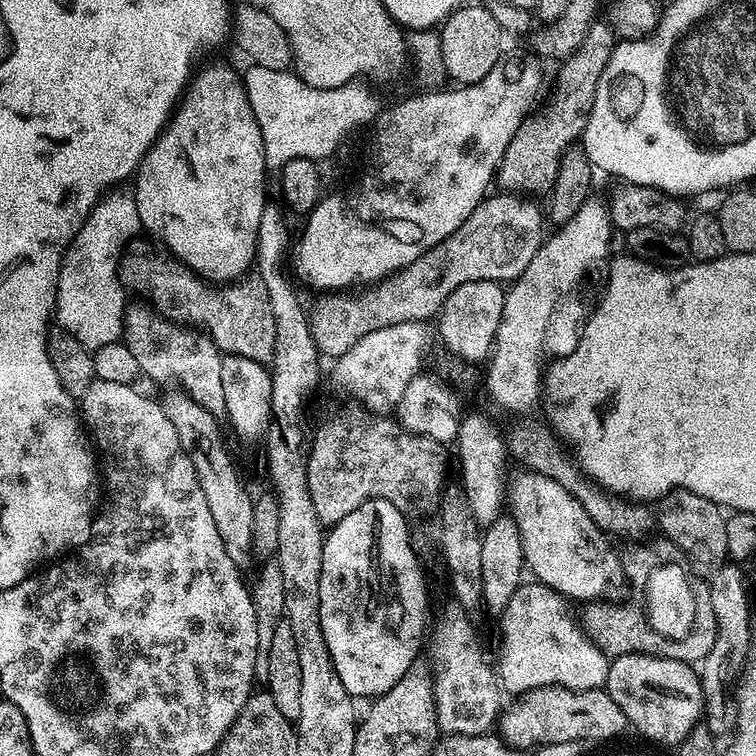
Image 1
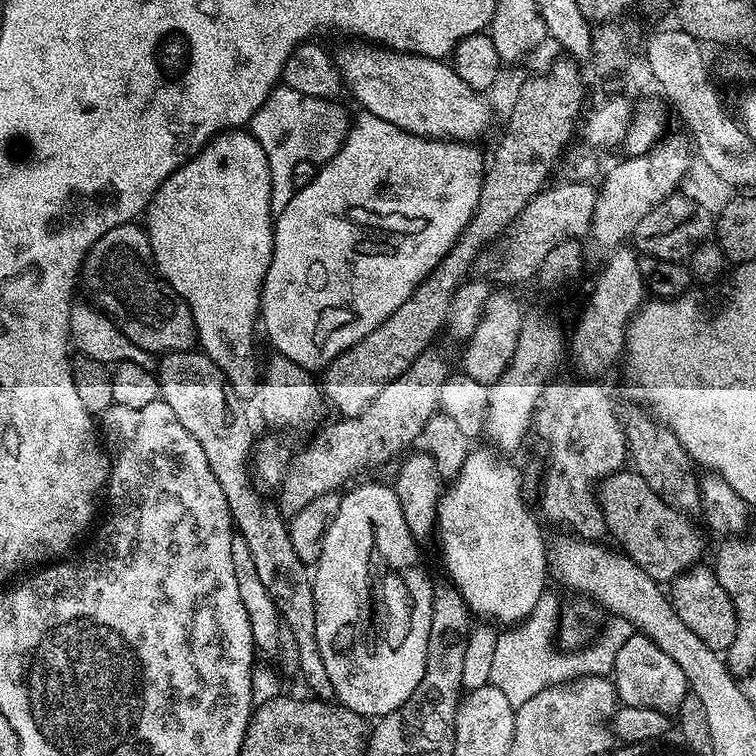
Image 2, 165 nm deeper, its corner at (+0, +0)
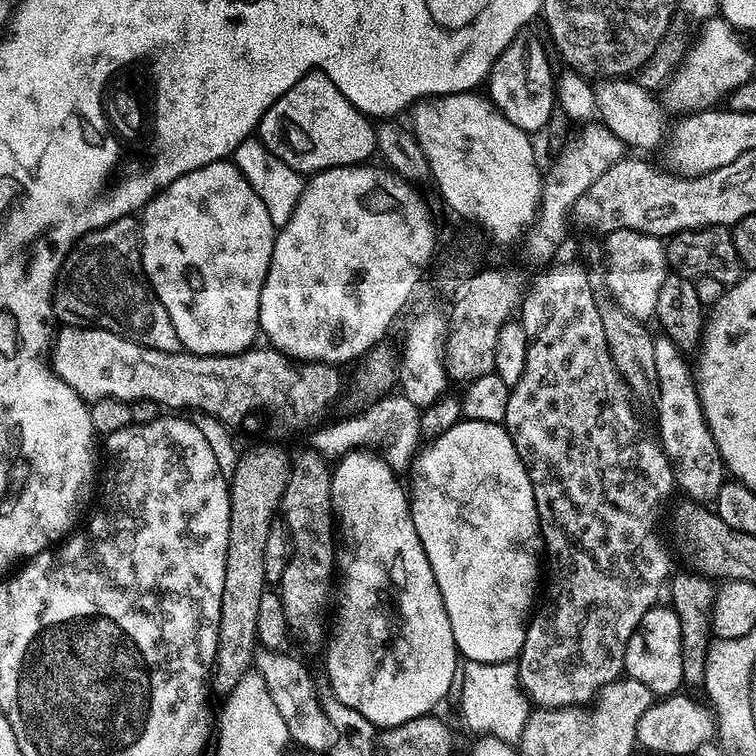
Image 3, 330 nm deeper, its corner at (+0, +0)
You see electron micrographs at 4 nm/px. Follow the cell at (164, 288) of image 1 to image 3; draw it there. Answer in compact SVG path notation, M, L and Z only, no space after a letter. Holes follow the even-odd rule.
M135 215L123 216L88 232L72 247L60 270L54 312L64 326L101 328L154 350L181 351L178 330L174 330L166 306L162 306L144 273L140 220Z

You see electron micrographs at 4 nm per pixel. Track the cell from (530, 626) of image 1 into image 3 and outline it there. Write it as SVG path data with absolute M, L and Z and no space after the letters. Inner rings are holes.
M469 660L463 665L458 692L459 688L460 712L470 731L480 736L493 736L510 745L522 738L522 730L530 715L530 701L520 687L520 674L515 663L479 664Z

